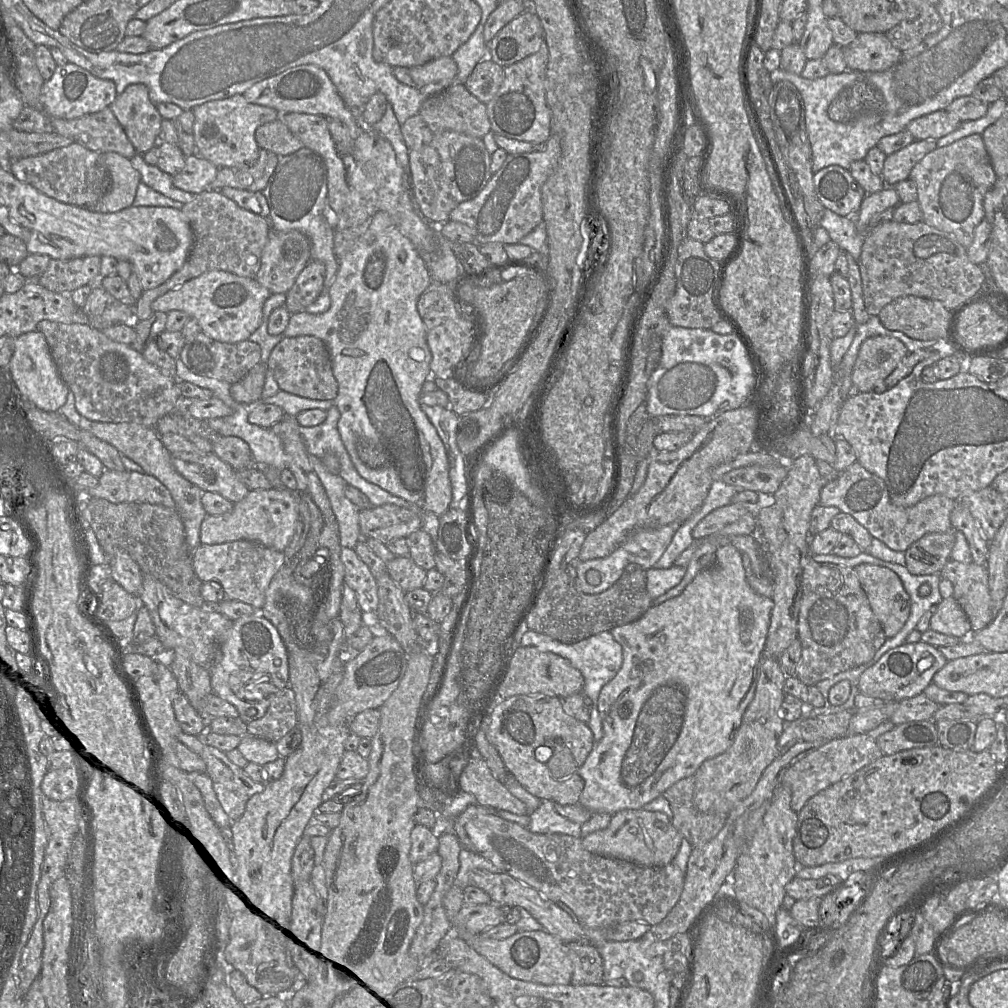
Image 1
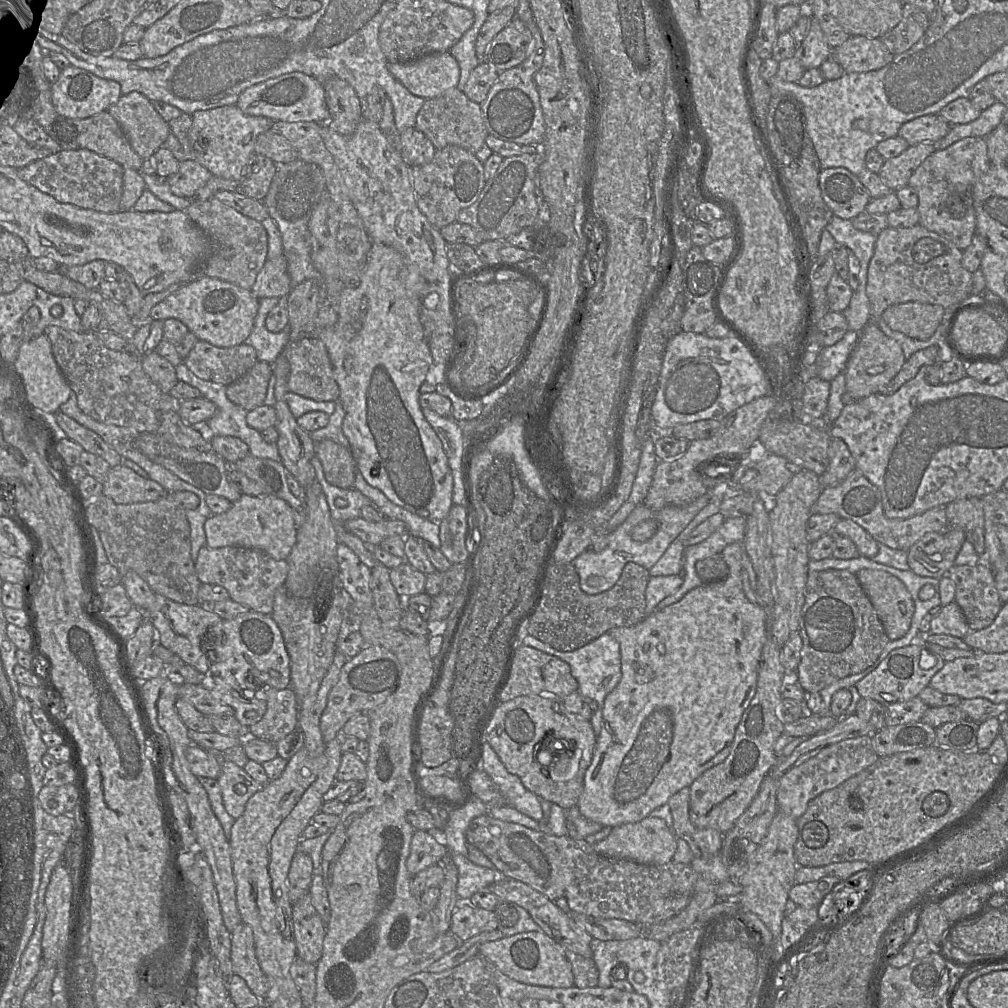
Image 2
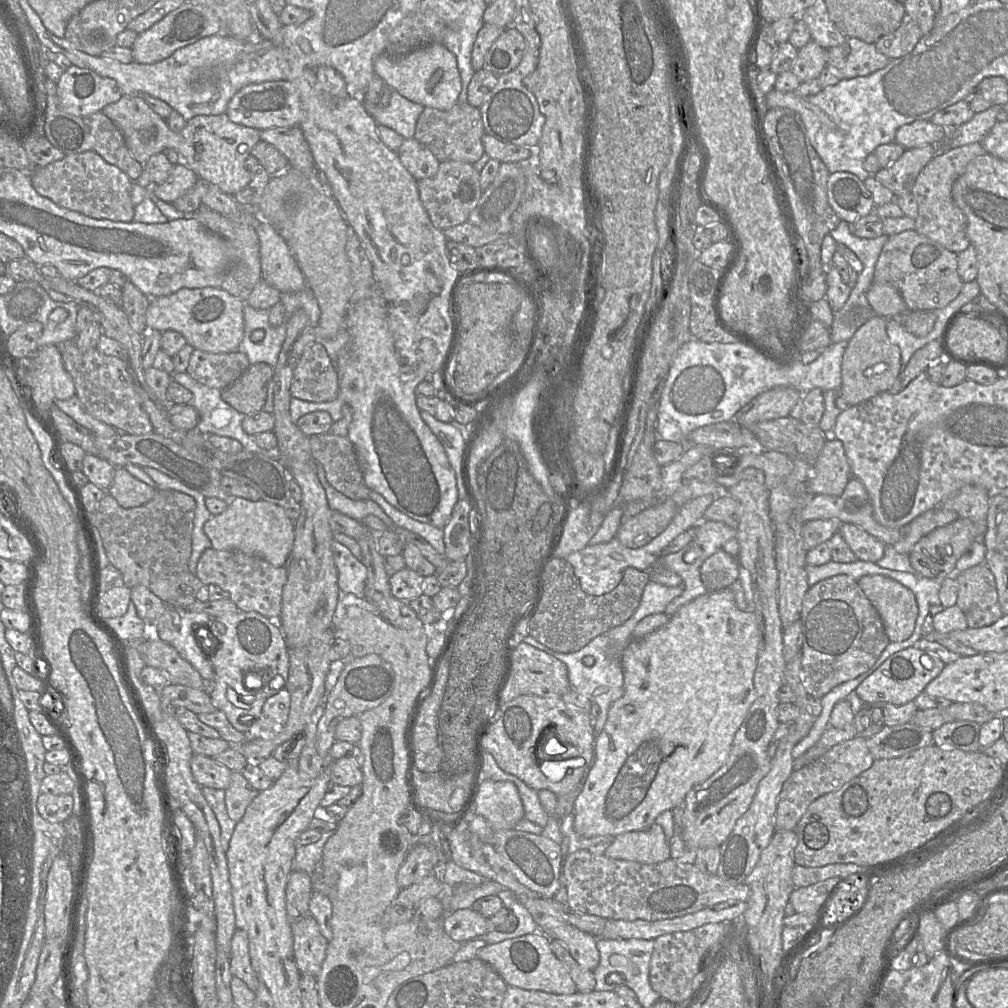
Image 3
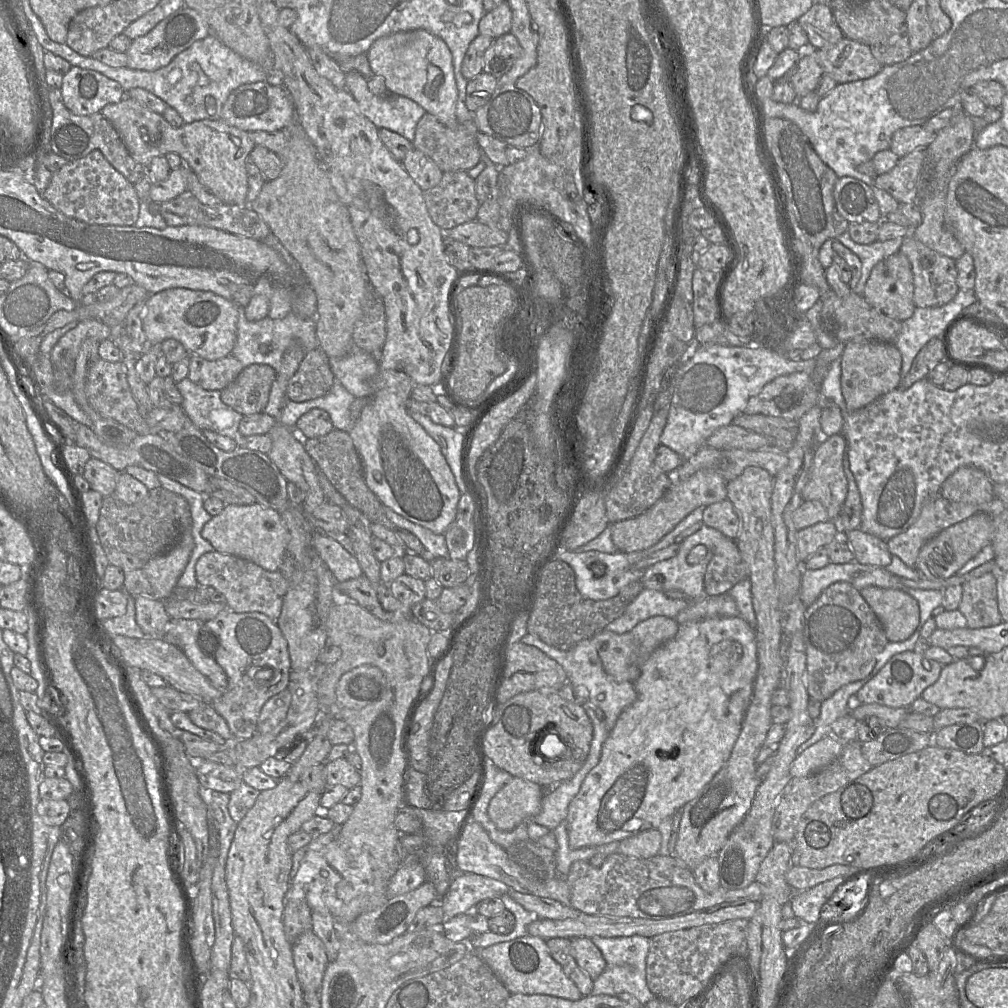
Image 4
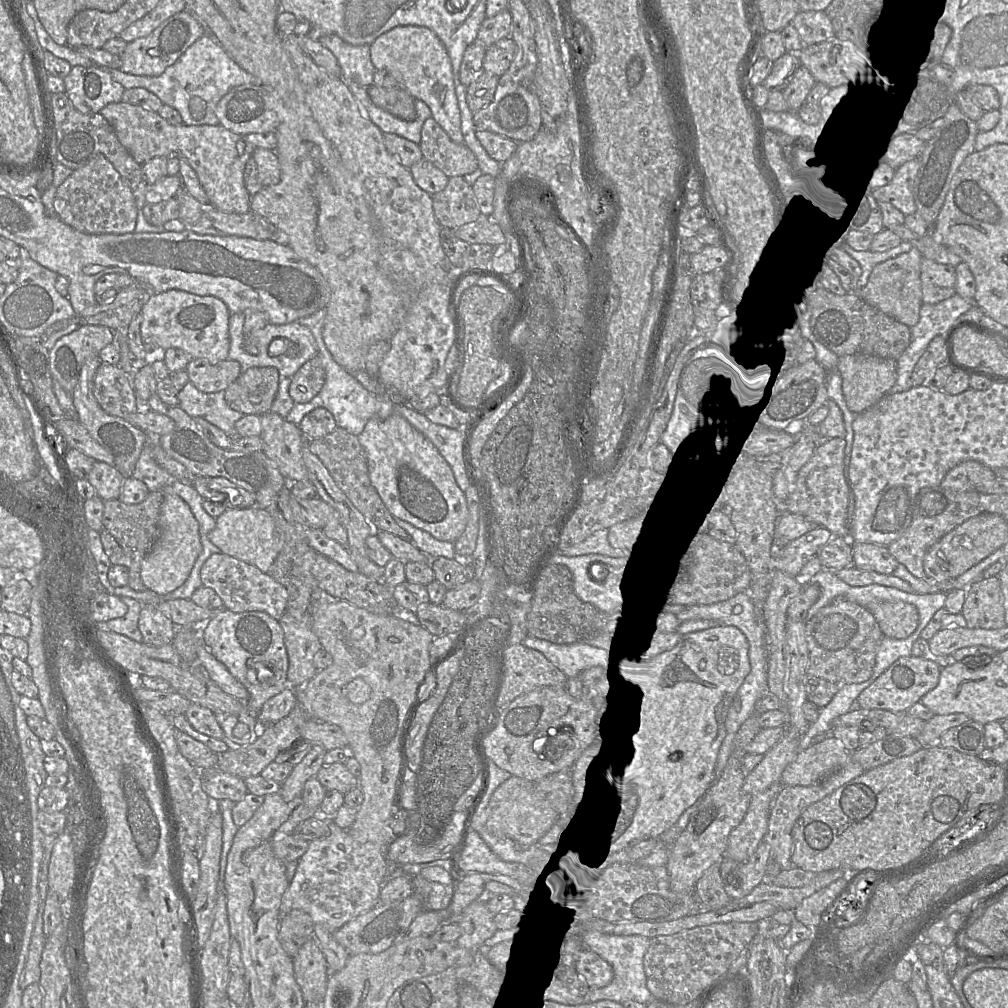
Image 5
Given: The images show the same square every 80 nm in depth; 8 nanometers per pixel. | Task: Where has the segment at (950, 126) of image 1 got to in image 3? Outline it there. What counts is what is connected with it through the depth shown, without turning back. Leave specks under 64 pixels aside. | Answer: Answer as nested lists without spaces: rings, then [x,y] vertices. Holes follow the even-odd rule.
[[[918,120],[901,126],[894,141],[906,150],[924,145],[938,145],[947,137],[947,131],[947,128],[930,120]]]

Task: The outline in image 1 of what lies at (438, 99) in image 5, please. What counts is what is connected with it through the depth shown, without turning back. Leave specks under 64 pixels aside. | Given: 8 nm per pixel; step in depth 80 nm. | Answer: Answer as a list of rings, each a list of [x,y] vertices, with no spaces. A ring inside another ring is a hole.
[[[451,56],[432,60],[409,70],[410,76],[418,89],[436,82],[454,81],[457,75],[457,65]]]

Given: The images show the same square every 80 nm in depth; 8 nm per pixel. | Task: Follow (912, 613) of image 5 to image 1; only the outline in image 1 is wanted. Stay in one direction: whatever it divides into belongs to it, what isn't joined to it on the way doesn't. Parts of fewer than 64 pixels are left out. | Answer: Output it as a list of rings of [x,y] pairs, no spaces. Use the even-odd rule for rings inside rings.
[[[860,564],[853,569],[885,636],[895,636],[903,628],[911,610],[910,597],[902,581],[883,566]]]

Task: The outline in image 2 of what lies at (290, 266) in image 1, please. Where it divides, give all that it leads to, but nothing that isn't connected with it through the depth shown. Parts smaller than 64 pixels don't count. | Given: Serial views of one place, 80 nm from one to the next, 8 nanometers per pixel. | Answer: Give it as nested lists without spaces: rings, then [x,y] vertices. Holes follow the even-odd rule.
[[[281,255],[265,261],[251,292],[259,300],[272,297],[284,299],[290,290],[291,281],[287,270],[287,261],[285,256]]]

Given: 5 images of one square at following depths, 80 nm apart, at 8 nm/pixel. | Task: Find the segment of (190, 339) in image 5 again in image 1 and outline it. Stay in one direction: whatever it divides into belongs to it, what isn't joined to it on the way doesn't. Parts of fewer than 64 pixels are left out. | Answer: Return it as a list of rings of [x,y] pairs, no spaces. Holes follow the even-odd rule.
[[[211,270],[158,297],[152,303],[152,310],[153,313],[183,311],[196,319],[201,331],[209,337],[220,342],[237,343],[247,340],[260,326],[263,305],[270,295],[270,291],[255,278]]]

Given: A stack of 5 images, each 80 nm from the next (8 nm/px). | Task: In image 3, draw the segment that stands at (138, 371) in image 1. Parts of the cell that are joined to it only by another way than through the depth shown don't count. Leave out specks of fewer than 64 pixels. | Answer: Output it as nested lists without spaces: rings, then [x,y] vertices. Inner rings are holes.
[[[75,340],[60,343],[58,349],[64,368],[73,379],[76,395],[90,415],[119,432],[131,435],[153,432],[153,426],[141,406],[125,360],[105,355],[97,348],[79,349]]]

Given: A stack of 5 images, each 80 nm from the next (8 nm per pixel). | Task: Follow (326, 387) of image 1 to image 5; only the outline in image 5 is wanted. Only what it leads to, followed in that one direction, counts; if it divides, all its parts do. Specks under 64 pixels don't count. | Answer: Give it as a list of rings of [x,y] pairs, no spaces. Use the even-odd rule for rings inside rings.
[[[318,355],[304,363],[291,378],[289,395],[295,403],[307,403],[323,388],[326,372]]]

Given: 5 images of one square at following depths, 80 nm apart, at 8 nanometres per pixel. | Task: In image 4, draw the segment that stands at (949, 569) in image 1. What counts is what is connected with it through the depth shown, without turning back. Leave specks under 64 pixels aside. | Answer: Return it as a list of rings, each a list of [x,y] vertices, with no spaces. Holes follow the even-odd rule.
[[[991,572],[972,578],[962,585],[958,610],[971,629],[993,627],[1002,622],[997,601],[997,581]]]

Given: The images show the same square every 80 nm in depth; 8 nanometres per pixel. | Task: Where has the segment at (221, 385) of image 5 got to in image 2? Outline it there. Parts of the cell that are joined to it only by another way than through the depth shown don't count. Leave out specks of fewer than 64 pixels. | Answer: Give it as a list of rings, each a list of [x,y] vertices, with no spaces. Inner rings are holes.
[[[198,340],[183,363],[198,378],[228,386],[257,361],[256,350],[245,343],[221,348]]]

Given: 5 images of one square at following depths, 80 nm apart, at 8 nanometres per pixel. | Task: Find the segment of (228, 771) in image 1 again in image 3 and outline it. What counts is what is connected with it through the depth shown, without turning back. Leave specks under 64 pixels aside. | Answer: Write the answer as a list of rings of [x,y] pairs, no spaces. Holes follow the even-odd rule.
[[[232,771],[229,786],[225,789],[225,804],[230,819],[239,822],[248,805],[259,793],[241,772]]]

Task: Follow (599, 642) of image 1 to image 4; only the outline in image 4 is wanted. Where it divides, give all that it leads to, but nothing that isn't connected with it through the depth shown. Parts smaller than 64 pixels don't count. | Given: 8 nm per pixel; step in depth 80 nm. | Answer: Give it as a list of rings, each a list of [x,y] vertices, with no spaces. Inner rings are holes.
[[[527,633],[520,642],[534,646],[550,658],[557,661],[567,674],[567,681],[584,690],[586,698],[604,712],[604,723],[612,730],[619,715],[637,699],[637,692],[631,682],[618,682],[603,669],[602,661],[591,638],[583,639],[568,650],[554,648],[539,638]]]

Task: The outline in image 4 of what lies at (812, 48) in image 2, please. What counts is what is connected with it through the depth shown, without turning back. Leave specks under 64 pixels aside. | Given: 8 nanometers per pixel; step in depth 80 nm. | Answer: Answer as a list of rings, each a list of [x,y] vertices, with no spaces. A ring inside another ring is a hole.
[[[807,49],[802,52],[797,70],[789,80],[798,99],[813,92],[823,75],[823,70],[816,61],[816,50],[819,49]]]

